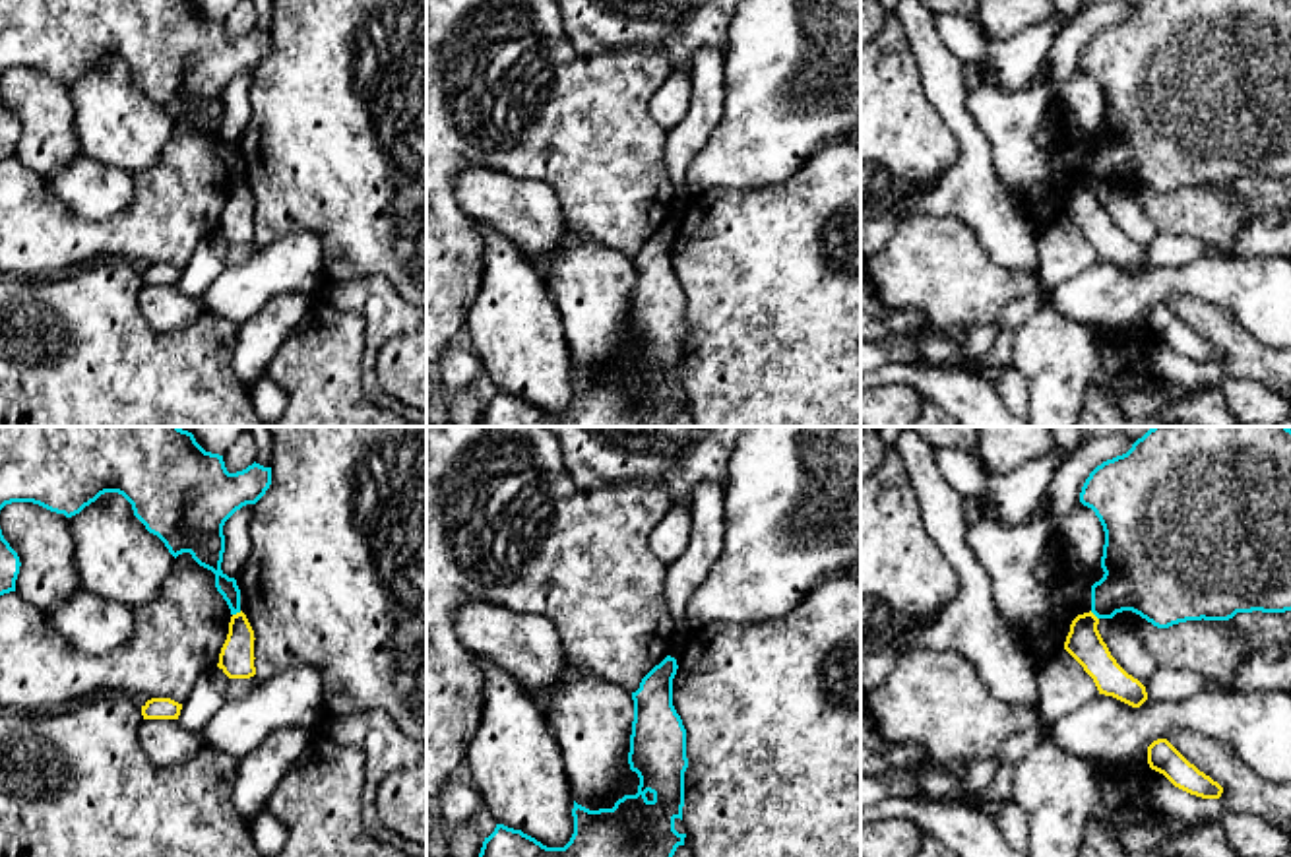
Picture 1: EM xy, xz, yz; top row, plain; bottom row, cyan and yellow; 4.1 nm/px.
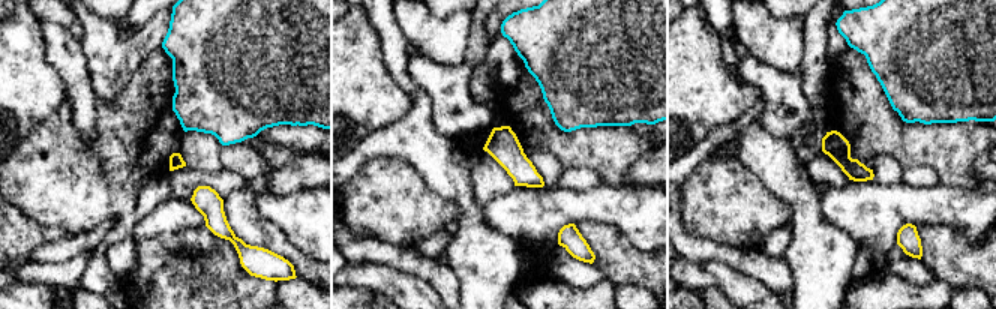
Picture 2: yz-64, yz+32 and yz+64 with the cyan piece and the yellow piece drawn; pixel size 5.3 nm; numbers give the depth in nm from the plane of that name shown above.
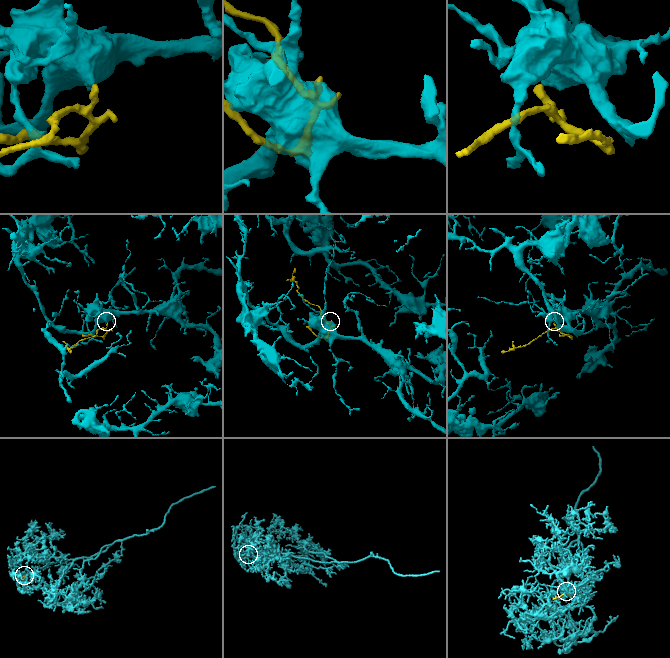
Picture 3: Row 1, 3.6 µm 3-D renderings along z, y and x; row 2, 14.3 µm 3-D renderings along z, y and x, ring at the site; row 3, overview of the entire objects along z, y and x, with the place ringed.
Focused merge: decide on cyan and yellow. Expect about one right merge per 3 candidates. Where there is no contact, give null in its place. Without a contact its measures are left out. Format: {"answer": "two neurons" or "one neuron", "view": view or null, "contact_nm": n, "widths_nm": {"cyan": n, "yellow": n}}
{"answer": "two neurons", "view": "xy", "contact_nm": 40, "widths_nm": {"cyan": 90, "yellow": 140}}

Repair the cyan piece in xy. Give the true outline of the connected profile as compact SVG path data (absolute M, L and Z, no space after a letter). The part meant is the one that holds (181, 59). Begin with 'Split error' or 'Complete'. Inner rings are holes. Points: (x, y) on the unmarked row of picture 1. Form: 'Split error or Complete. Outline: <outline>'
Complete. Outline: M0 0L0 76L12 68L33 68L72 83L101 60L118 58L174 124L190 118L215 140L231 180L240 178L240 155L221 136L223 91L242 72L256 70L269 50L271 33L254 27L229 39L223 21L205 17L194 0Z

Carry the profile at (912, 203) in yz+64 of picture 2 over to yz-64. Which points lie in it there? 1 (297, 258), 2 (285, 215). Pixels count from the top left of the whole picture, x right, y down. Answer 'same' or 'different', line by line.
1: different
2: same

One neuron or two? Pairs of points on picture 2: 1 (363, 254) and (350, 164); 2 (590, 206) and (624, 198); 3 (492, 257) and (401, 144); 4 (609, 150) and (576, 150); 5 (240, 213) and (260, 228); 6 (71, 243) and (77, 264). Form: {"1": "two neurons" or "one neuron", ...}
{"1": "two neurons", "2": "one neuron", "3": "one neuron", "4": "one neuron", "5": "one neuron", "6": "two neurons"}

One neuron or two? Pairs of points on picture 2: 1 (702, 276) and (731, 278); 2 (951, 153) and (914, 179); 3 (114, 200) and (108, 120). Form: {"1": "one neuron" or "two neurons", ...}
{"1": "one neuron", "2": "two neurons", "3": "one neuron"}

